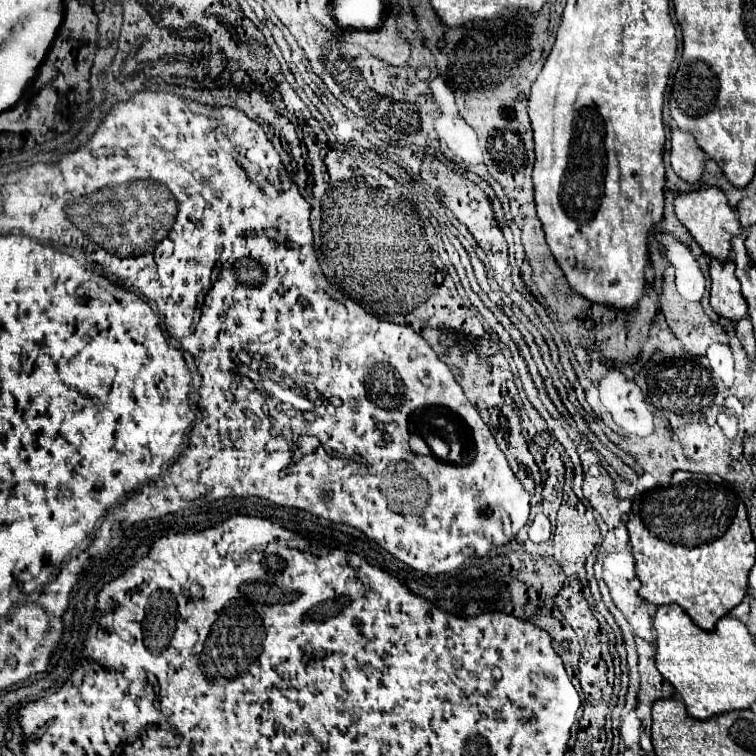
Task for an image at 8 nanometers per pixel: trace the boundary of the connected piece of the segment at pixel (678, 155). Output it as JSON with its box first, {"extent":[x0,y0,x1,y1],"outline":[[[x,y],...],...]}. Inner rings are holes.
{"extent":[670,130,704,184],"outline":[[[672,130],[670,162],[674,172],[688,184],[698,184],[704,172],[704,152],[698,150],[694,138],[682,130]]]}

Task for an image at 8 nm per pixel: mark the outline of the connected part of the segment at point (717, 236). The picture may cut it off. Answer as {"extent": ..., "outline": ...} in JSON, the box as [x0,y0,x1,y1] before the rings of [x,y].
{"extent":[674,188,742,262],"outline":[[[702,188],[700,192],[692,194],[680,194],[674,200],[674,210],[678,220],[688,228],[690,236],[696,240],[696,244],[708,254],[710,258],[716,258],[718,262],[726,262],[732,252],[732,238],[736,234],[742,234],[742,226],[738,222],[736,212],[730,208],[726,196],[718,188]]]}

